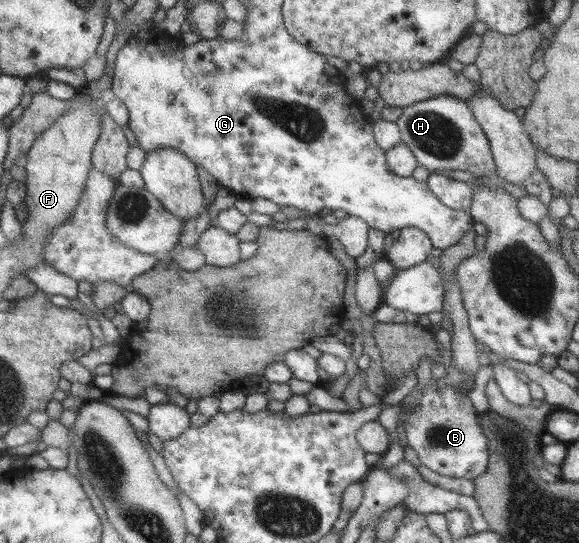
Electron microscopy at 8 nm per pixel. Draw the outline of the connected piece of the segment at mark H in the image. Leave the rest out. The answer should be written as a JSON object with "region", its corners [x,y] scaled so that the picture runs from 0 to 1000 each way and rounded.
{"region":[[[762,175],[715,188],[694,199],[694,208],[680,227],[687,232],[691,260],[708,273],[722,308],[731,308],[741,317],[807,315],[820,320],[822,328],[851,324],[855,300],[843,254],[803,186]]]}

